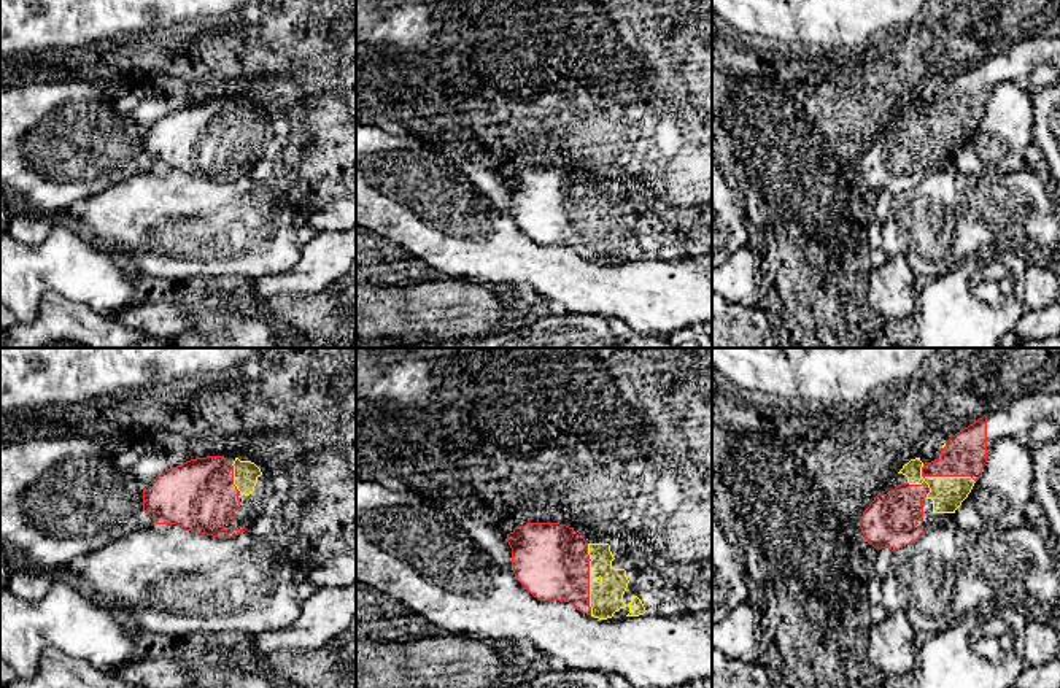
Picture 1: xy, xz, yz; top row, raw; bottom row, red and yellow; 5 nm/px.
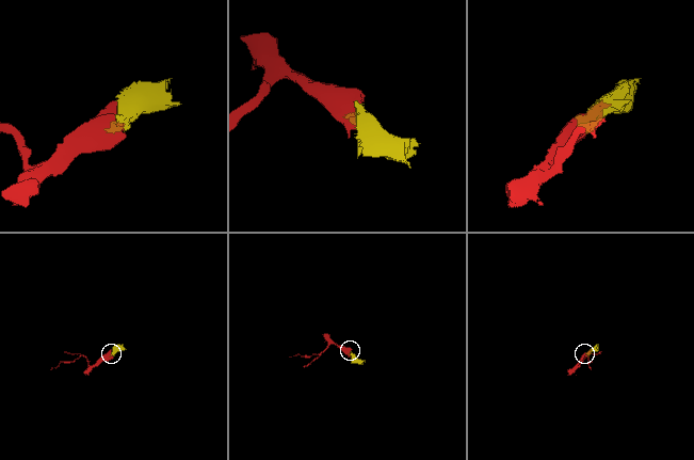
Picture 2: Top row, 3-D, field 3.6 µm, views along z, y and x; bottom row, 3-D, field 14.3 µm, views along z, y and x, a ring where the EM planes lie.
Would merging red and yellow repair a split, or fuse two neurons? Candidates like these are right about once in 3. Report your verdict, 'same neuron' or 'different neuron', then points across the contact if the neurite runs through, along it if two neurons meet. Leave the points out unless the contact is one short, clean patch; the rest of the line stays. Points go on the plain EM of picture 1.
same neuron

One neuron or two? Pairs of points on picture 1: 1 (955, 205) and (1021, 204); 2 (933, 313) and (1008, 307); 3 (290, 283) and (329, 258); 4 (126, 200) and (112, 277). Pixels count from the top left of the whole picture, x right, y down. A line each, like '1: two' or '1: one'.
1: one
2: one
3: one
4: two

